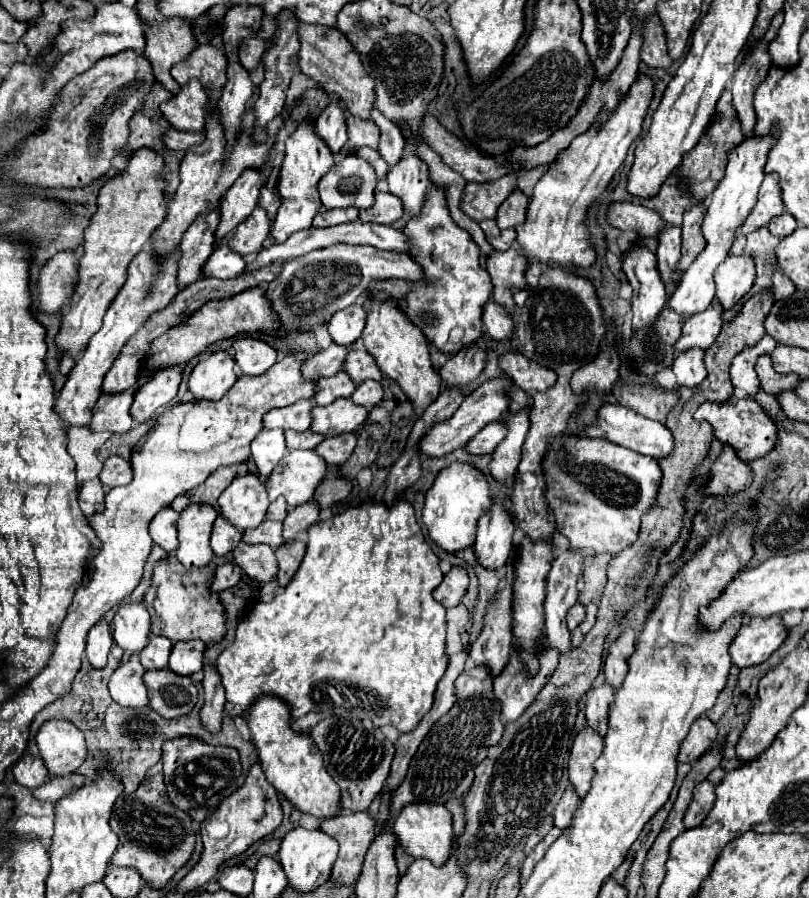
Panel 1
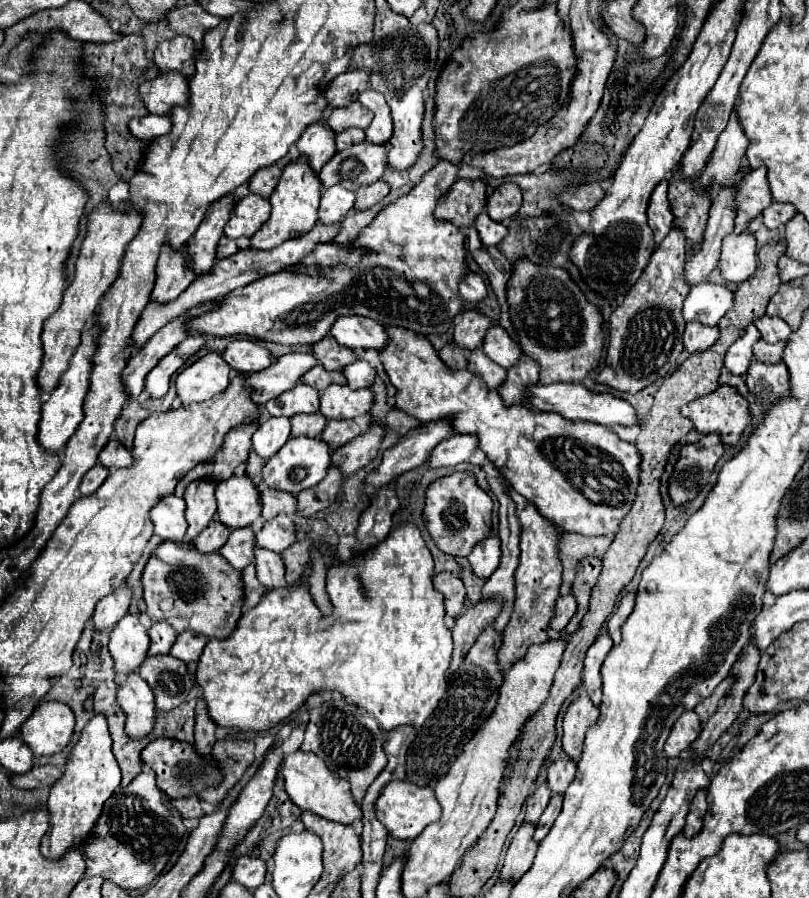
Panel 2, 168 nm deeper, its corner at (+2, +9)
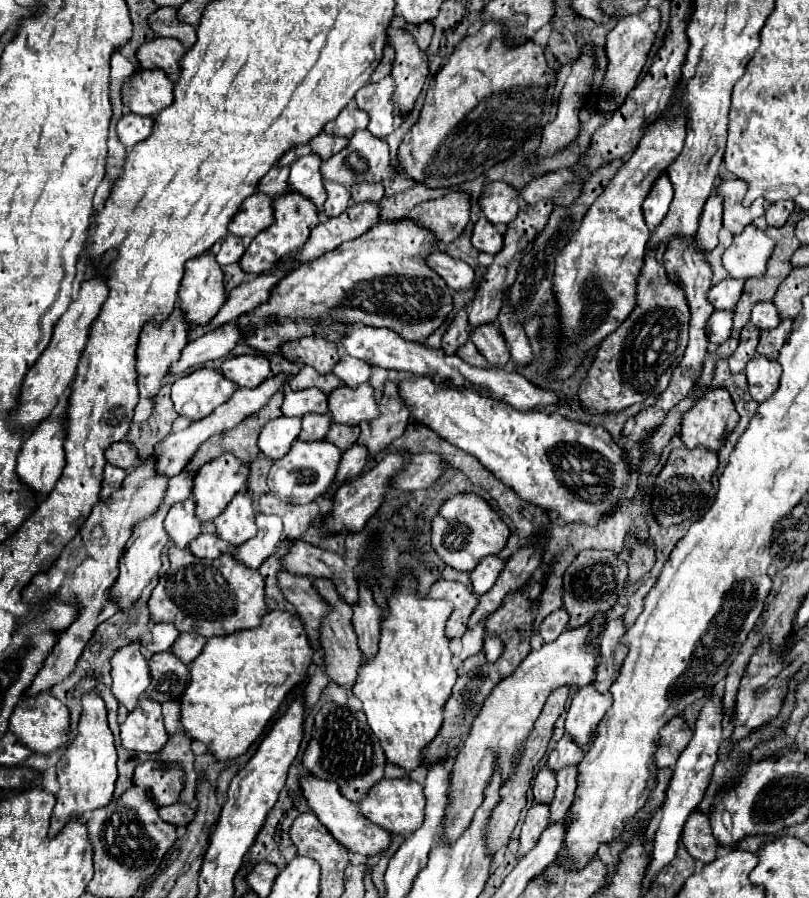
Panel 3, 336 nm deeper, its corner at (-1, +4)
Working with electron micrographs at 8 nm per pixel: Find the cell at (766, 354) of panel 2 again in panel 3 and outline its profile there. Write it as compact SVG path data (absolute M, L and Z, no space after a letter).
M785 320L781 322L777 328L773 330L763 330L761 332L761 340L759 340L759 346L757 346L757 352L765 358L771 358L771 360L777 360L779 358L779 350L781 346L785 344L785 338L791 330L791 320Z

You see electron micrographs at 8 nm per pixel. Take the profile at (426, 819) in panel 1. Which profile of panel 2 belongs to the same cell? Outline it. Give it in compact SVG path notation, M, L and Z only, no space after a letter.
M400 779L386 783L382 793L378 795L378 801L374 803L374 809L376 809L378 821L388 829L388 833L402 841L412 841L414 837L418 837L422 833L422 829L428 823L438 821L440 813L442 813L440 805L434 797L434 791L430 787L420 787L410 781L400 781Z

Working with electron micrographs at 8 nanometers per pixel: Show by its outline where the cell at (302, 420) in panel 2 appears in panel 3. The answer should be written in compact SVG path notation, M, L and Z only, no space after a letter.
M309 414L309 416L303 416L301 420L303 420L303 428L301 428L301 434L297 436L297 440L301 442L323 440L331 428L331 420L327 414Z

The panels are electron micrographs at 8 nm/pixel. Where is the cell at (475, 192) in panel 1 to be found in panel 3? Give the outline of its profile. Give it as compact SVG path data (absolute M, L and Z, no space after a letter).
M449 192L437 200L415 206L409 212L409 218L433 230L441 244L449 244L463 234L465 226L469 224L469 214L471 194Z

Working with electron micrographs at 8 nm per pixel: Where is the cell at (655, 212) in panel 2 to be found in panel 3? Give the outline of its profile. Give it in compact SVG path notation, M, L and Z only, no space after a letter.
M663 174L651 188L649 196L643 202L643 214L645 214L645 222L649 226L651 232L657 230L657 226L663 222L665 214L669 212L671 206L671 198L673 198L673 186L669 184L669 176Z

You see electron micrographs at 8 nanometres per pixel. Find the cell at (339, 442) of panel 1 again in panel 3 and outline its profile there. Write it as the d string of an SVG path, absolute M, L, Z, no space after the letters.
M331 424L329 434L325 436L327 442L335 444L341 452L349 450L359 438L359 428L357 426L343 426L343 424Z

